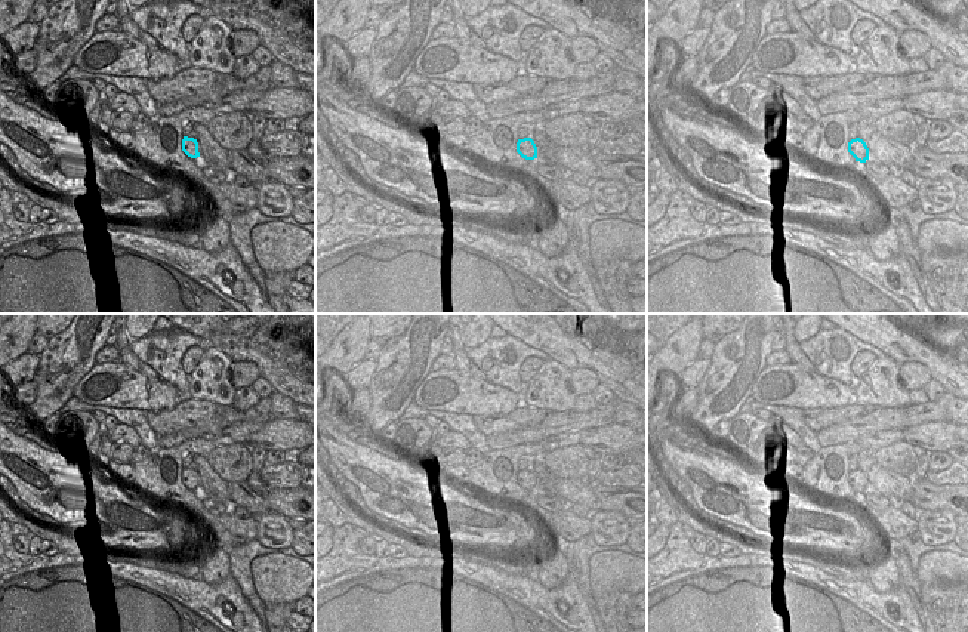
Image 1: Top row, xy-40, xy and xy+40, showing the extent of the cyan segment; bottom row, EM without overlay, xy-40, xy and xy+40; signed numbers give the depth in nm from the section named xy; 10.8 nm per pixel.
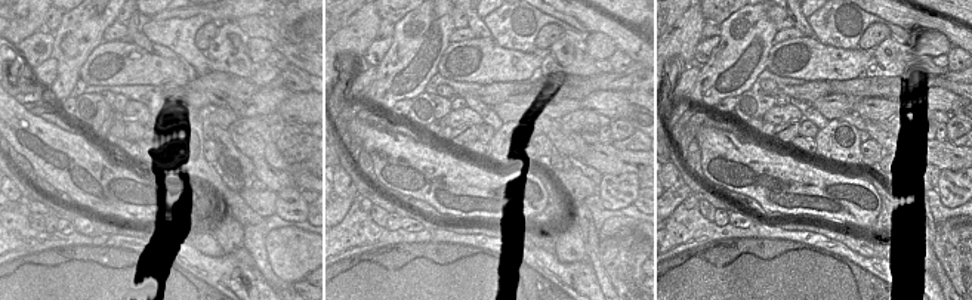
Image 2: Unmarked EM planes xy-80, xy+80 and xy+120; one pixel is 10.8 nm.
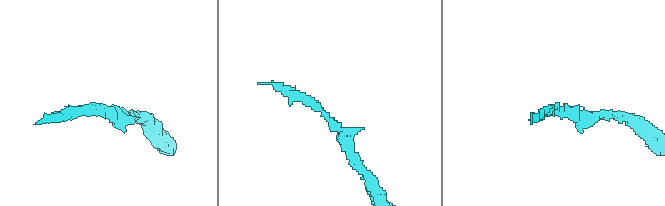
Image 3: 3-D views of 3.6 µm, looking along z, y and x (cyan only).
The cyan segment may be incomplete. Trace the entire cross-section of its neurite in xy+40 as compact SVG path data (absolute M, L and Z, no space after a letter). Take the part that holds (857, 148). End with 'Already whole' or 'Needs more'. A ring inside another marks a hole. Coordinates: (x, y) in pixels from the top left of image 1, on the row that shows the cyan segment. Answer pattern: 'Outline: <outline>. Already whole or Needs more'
Outline: M860 138L848 142L848 152L856 158L856 161L866 163L869 160L869 148Z. Already whole

